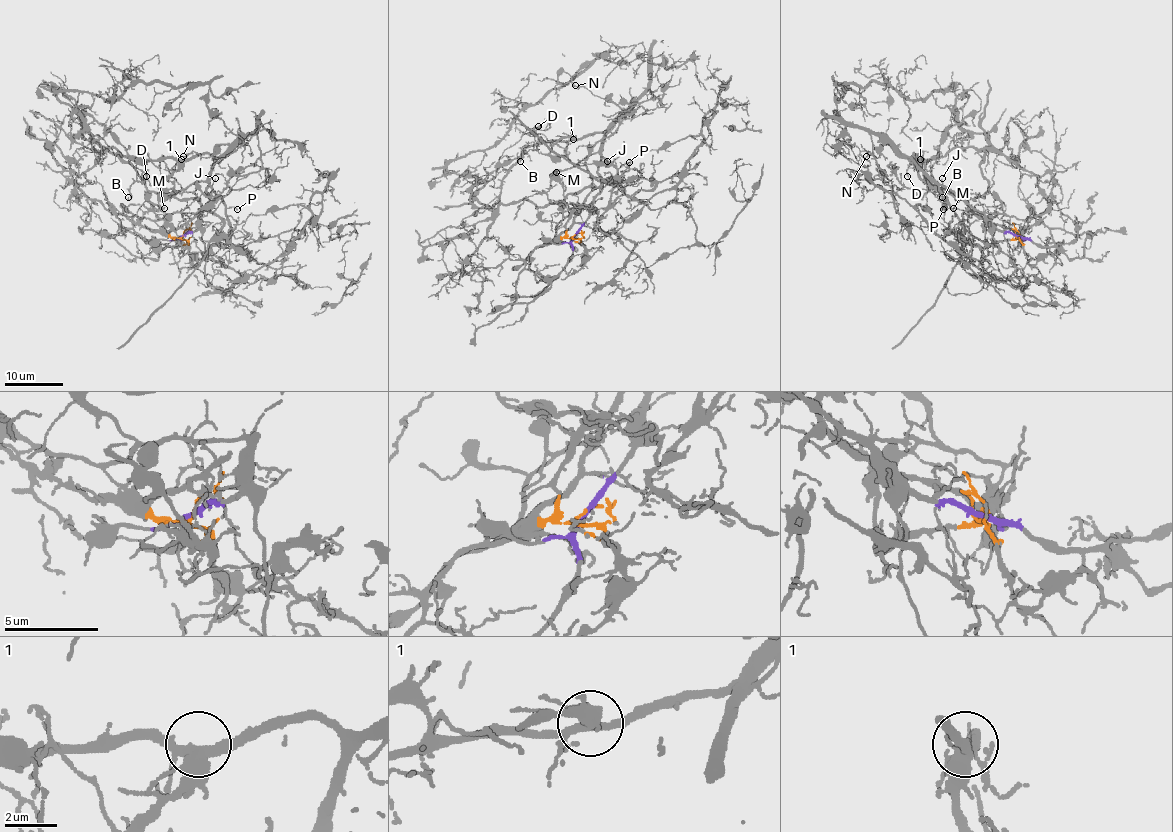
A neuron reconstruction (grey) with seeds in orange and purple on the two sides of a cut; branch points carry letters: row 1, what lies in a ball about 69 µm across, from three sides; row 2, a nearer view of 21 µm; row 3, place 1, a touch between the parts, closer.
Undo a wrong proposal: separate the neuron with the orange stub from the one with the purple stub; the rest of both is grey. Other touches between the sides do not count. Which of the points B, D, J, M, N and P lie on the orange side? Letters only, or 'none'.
none

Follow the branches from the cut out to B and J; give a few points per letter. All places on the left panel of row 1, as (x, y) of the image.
B: (183, 236), (196, 229), (209, 207), (212, 156), (138, 162), (128, 197)
J: (183, 236), (197, 227), (197, 219), (209, 207), (207, 188), (215, 178)

